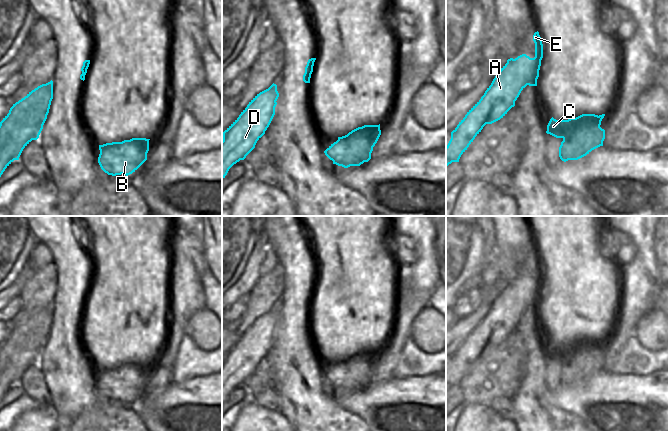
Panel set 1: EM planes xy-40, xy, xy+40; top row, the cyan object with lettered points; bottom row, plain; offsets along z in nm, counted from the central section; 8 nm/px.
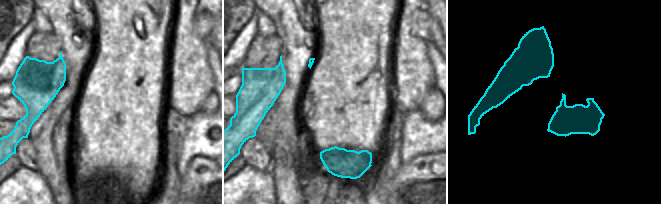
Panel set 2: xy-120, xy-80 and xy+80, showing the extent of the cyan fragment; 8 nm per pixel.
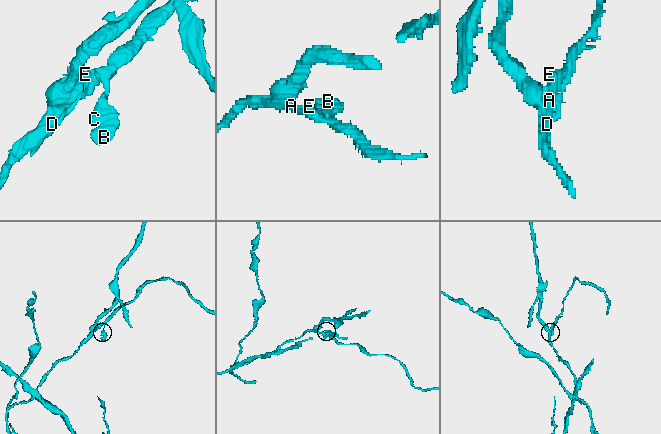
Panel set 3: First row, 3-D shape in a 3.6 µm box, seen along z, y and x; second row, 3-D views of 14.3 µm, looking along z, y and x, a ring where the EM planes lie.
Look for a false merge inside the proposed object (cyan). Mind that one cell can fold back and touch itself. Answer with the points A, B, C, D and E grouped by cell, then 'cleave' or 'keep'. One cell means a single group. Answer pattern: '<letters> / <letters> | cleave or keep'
A B C E / D | cleave

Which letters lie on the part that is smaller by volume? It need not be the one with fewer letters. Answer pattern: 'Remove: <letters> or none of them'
Remove: A, B, C, E

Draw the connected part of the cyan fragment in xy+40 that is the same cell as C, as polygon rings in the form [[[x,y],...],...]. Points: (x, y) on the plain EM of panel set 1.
[[[582,338],[568,344],[550,343],[546,357],[563,363],[559,371],[562,385],[578,384],[603,370],[605,354],[600,349],[604,340]]]

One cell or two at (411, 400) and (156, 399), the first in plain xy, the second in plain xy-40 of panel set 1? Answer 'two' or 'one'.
one

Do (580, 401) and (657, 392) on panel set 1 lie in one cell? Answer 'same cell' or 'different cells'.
same cell

